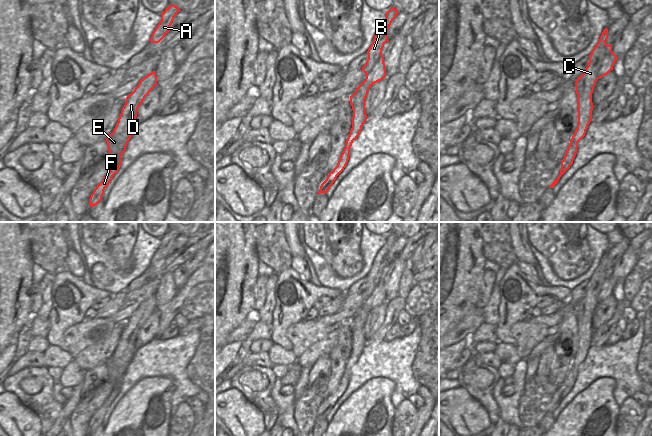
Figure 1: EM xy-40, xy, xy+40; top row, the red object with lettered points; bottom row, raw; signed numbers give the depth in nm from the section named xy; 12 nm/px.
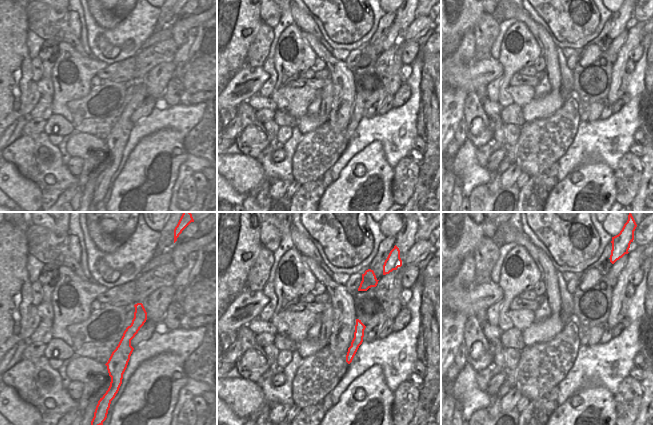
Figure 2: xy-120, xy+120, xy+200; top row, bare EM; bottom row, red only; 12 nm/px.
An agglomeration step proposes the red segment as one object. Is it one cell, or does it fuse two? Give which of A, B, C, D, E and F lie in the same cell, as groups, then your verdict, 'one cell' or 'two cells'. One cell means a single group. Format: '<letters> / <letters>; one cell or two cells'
A B C F / D E; two cells

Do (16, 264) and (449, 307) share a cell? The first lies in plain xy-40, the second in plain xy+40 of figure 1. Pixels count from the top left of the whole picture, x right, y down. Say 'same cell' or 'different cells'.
same cell

